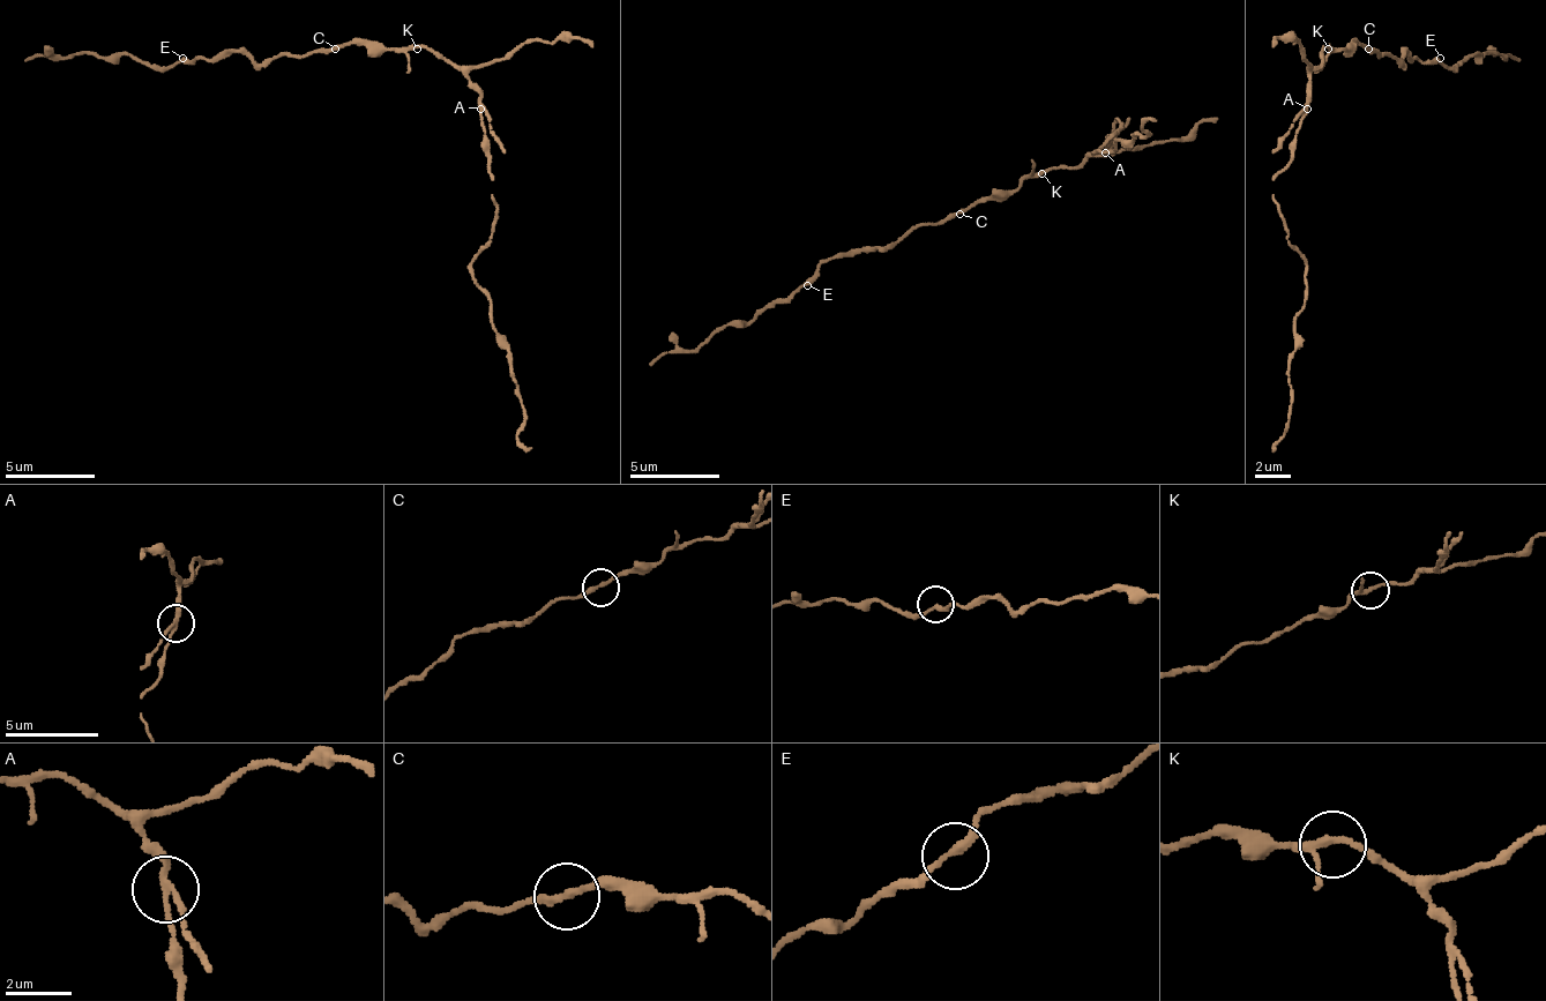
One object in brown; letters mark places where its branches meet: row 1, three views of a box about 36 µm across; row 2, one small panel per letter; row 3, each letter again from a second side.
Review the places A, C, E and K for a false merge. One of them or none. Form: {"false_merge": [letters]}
{"false_merge": ["A"]}

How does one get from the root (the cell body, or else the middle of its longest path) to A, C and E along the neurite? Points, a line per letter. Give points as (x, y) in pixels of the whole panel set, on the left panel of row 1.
A: (430, 53), (439, 53), (479, 94), (479, 107)
C: (430, 53), (425, 49), (367, 49), (363, 44), (340, 44), (335, 49)
E: (430, 53), (425, 49), (335, 44), (259, 62), (249, 62), (241, 53), (196, 62), (183, 58)

